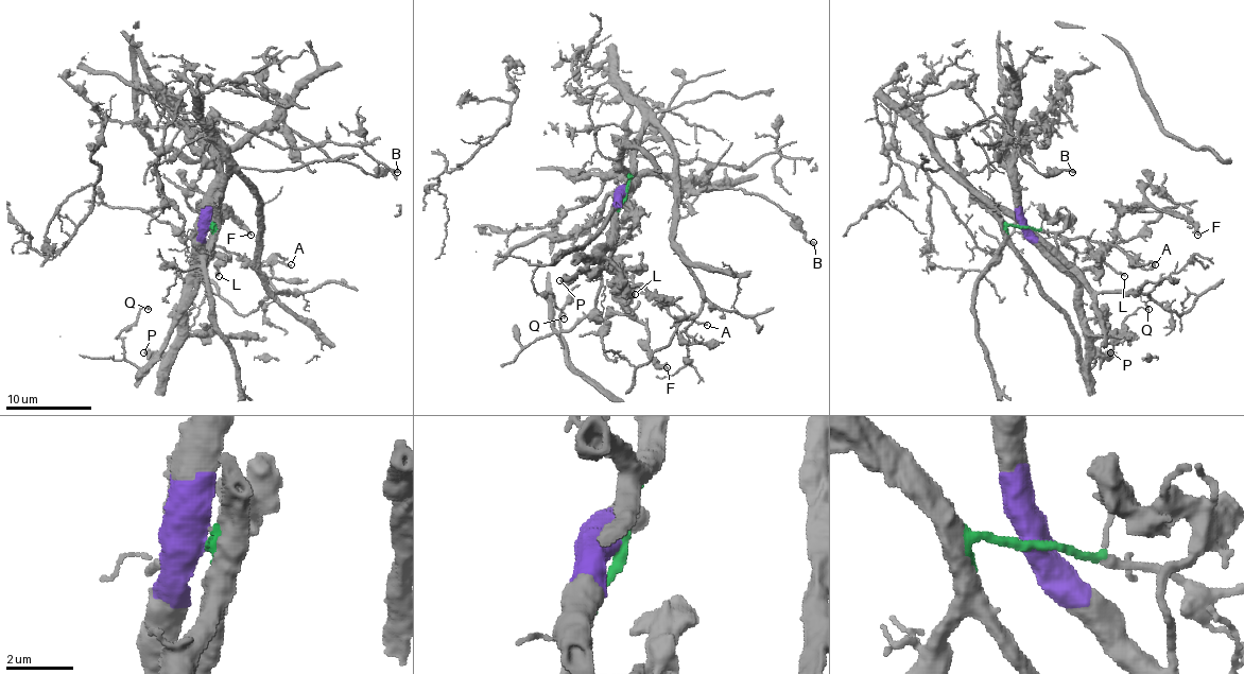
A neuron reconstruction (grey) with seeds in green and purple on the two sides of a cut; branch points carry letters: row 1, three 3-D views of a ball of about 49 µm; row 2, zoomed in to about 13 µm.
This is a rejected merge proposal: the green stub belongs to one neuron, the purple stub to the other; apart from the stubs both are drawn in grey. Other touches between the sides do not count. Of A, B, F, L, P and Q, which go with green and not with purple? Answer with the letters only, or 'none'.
Q

